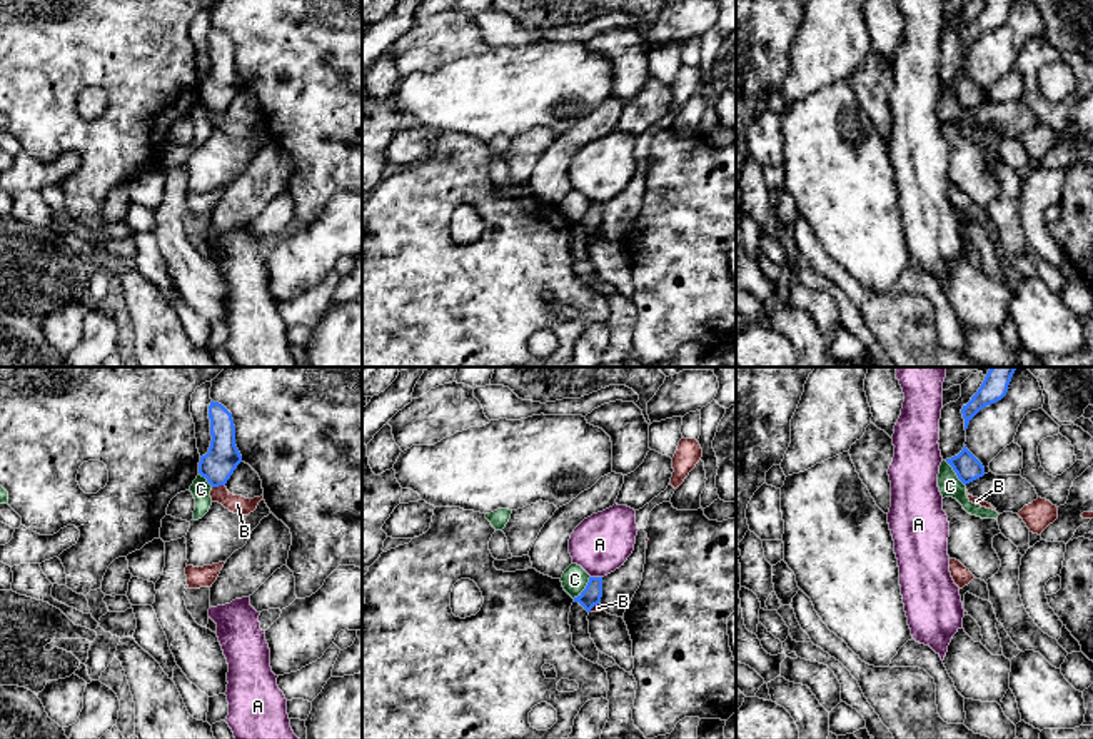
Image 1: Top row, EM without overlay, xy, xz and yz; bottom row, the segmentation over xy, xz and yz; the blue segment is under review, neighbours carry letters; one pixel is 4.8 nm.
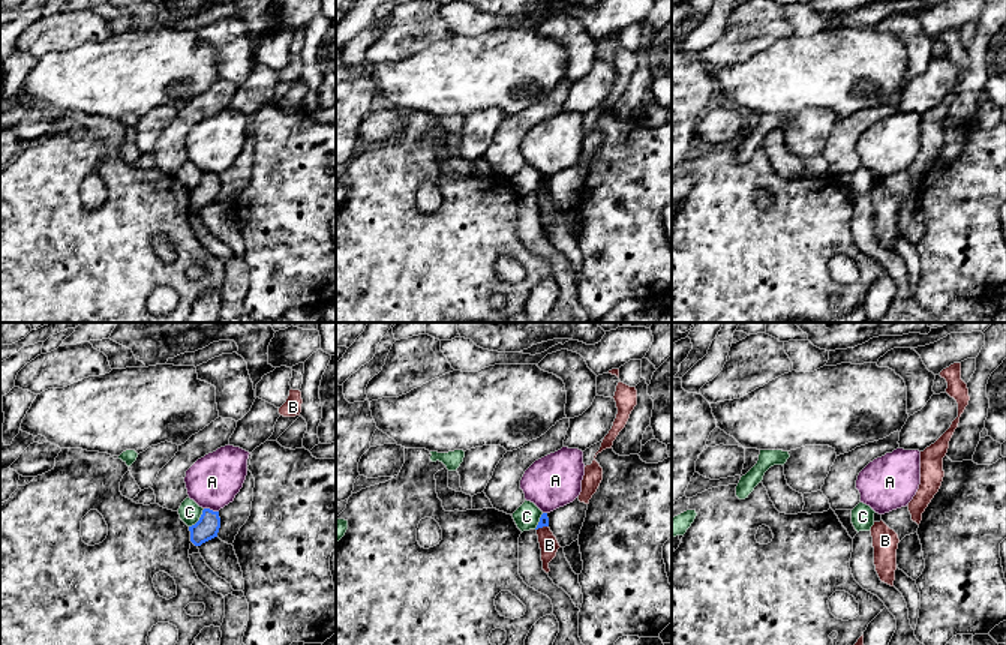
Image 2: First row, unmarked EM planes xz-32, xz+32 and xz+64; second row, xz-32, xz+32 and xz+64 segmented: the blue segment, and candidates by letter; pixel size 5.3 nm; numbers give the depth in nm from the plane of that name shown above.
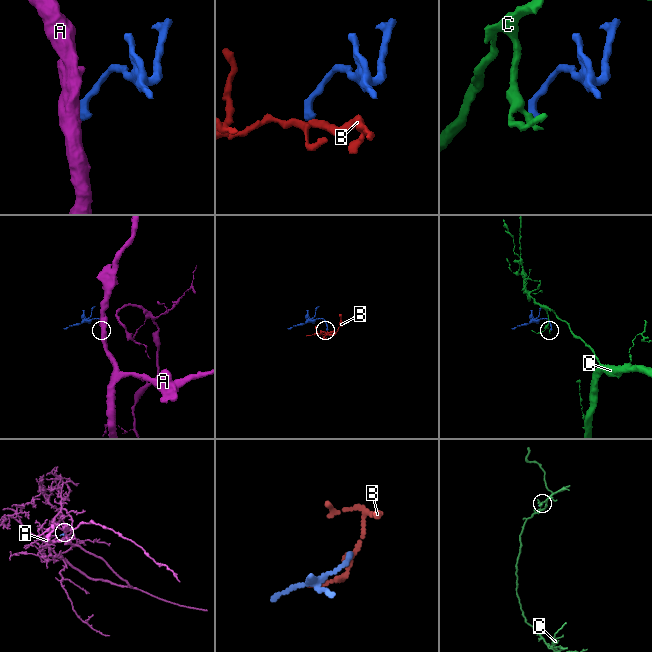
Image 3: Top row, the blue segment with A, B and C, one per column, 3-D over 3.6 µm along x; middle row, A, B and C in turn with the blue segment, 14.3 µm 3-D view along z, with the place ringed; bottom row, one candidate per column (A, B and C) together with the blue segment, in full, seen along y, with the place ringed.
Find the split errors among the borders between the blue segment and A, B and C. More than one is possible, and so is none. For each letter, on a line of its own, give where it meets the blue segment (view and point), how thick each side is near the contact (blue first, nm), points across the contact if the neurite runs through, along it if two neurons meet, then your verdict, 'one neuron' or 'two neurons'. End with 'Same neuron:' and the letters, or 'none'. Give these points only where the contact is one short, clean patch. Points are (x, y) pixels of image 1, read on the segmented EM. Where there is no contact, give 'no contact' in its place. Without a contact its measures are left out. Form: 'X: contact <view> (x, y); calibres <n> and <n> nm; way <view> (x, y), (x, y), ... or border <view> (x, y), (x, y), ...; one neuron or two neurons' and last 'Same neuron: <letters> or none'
A: contact xz (596, 578); calibres 100 and 280 nm; border xz (591, 576), (601, 578); two neurons
B: contact xy (217, 486); calibres 160 and 90 nm; border xy (224, 484), (212, 487); two neurons
C: contact xz (586, 588); calibres 100 and 130 nm; border xz (589, 576), (584, 588), (573, 598); two neurons
Same neuron: none

